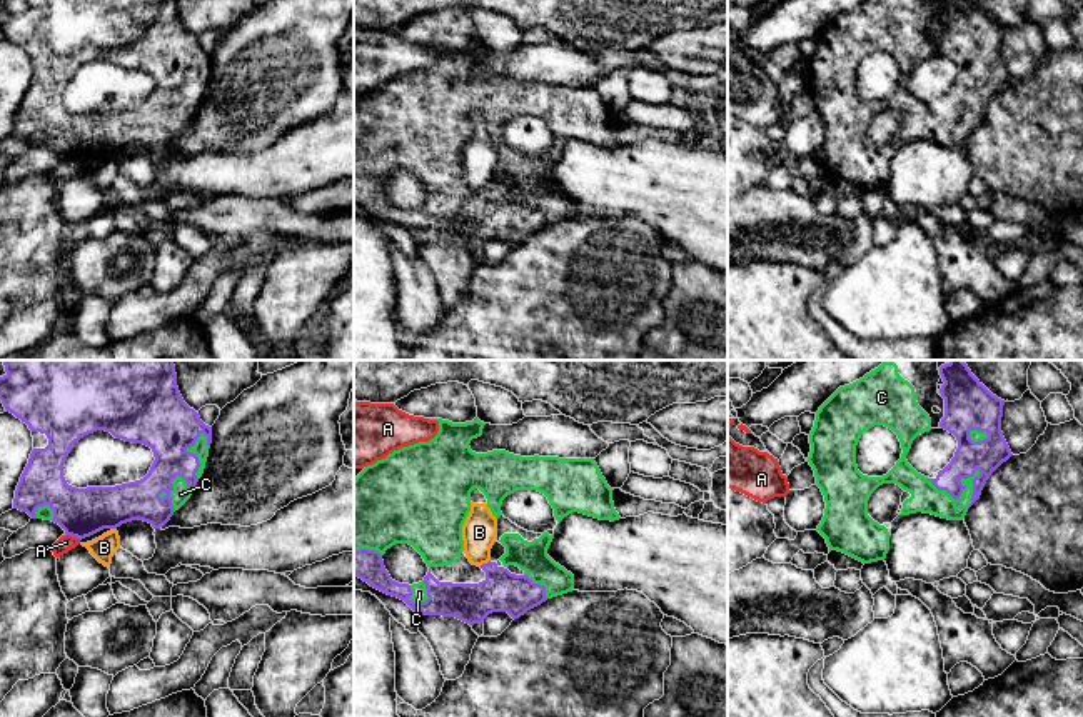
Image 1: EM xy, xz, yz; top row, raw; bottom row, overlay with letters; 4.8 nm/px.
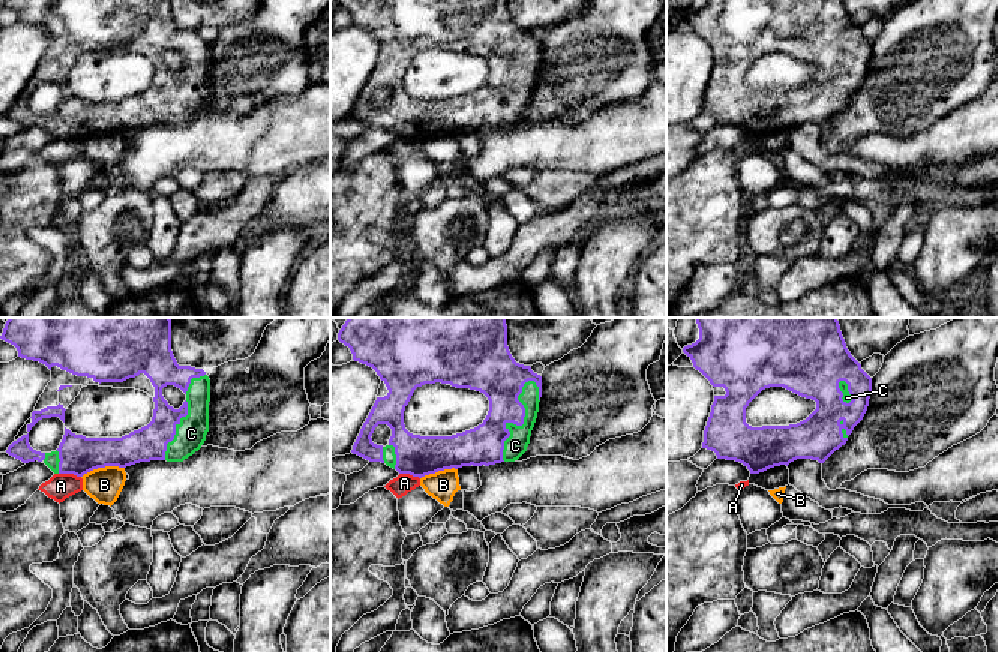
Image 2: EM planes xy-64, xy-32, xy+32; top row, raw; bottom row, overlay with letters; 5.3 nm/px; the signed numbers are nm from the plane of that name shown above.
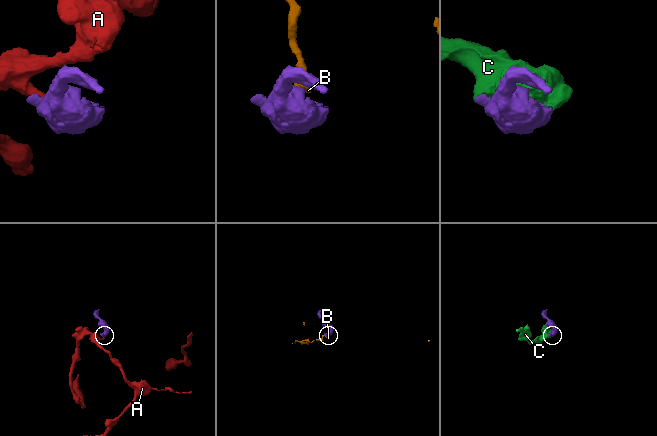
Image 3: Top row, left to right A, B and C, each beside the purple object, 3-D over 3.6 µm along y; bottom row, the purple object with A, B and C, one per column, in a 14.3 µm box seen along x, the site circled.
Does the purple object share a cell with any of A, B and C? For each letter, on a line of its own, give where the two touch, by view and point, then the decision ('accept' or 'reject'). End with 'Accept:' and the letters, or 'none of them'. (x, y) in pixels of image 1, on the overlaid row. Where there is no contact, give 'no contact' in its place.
A: xy (72, 536) | reject
B: xz (484, 564) | reject
C: yz (960, 496) | accept
Accept: C

